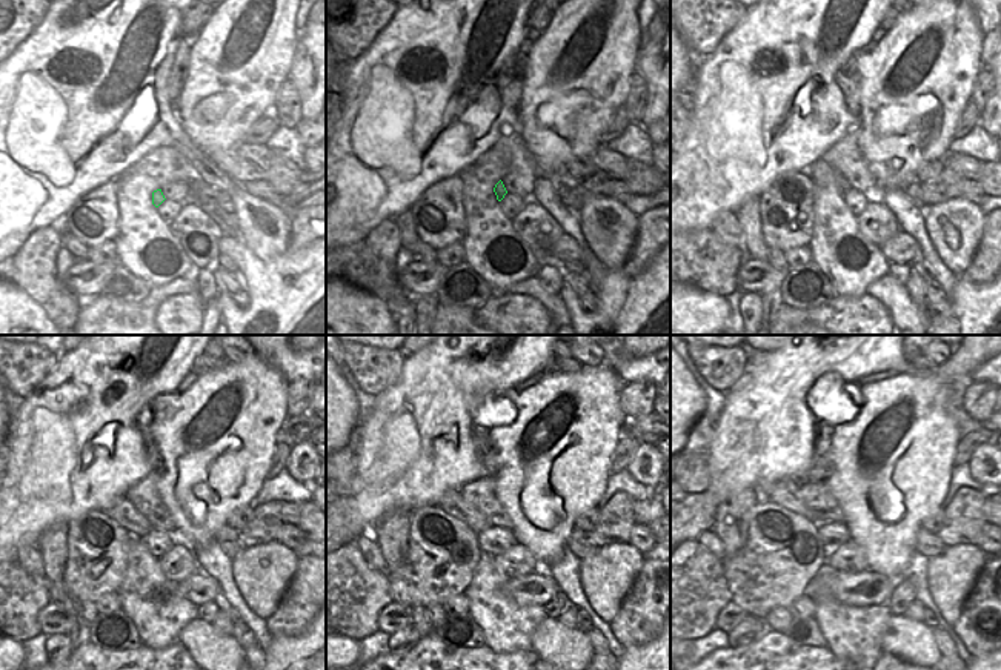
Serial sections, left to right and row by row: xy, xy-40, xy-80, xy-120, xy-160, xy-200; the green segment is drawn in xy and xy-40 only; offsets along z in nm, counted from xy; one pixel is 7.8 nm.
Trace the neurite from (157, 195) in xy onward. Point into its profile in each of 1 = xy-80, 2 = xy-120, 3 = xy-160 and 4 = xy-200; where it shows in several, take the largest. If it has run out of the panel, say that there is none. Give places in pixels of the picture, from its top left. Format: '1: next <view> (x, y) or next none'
1: next xy-80 (821, 174)
2: next xy-120 (125, 512)
3: next xy-160 (451, 501)
4: next xy-200 (784, 492)

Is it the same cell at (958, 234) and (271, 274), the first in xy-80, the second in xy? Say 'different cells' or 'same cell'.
different cells

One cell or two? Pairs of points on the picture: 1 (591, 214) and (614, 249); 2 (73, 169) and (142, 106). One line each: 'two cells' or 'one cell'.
1: one cell
2: one cell

